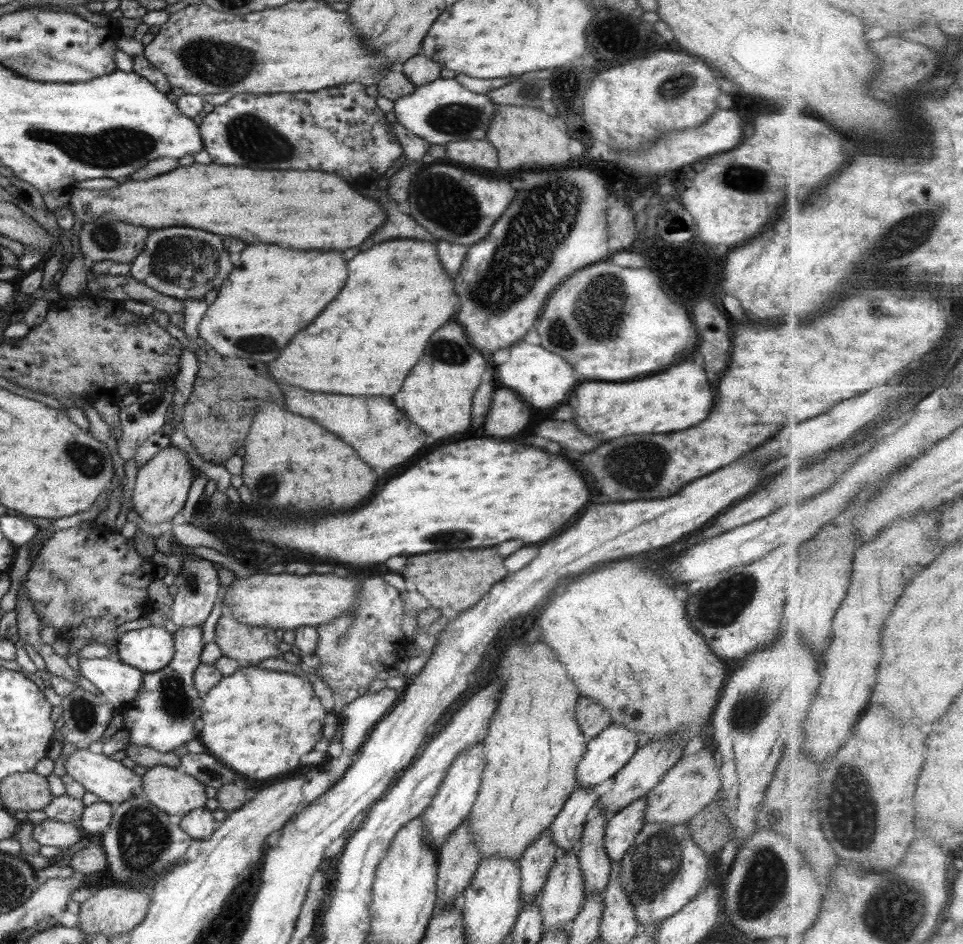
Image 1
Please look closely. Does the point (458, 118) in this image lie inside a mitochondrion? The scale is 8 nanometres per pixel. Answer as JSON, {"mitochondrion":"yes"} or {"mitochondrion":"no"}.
{"mitochondrion":"yes"}

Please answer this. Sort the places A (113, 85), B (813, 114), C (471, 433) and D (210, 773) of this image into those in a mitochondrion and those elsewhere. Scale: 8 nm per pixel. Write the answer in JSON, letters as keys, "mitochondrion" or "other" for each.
{"A":"other","B":"other","C":"other","D":"mitochondrion"}

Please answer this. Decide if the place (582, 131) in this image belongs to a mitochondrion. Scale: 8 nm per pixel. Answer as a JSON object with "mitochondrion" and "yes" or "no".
{"mitochondrion":"no"}

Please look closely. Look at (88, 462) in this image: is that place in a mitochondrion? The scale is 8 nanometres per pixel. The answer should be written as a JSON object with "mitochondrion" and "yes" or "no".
{"mitochondrion":"yes"}

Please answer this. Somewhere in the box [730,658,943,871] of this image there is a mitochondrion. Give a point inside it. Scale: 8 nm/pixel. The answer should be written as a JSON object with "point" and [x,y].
{"point":[857,827]}

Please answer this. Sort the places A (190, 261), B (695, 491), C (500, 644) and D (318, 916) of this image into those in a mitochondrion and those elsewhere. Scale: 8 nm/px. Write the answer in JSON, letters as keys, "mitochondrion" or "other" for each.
{"A":"mitochondrion","B":"other","C":"other","D":"other"}

